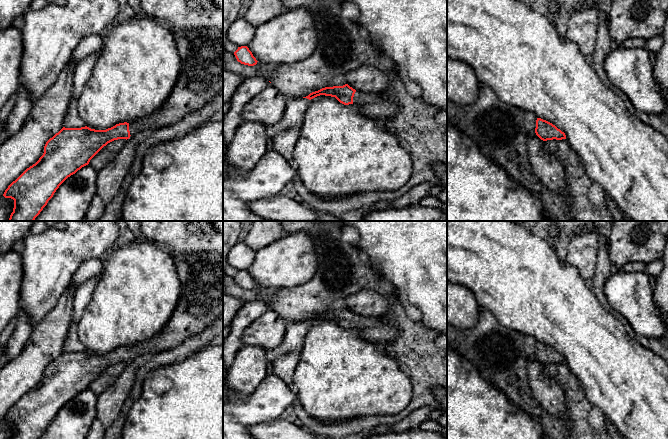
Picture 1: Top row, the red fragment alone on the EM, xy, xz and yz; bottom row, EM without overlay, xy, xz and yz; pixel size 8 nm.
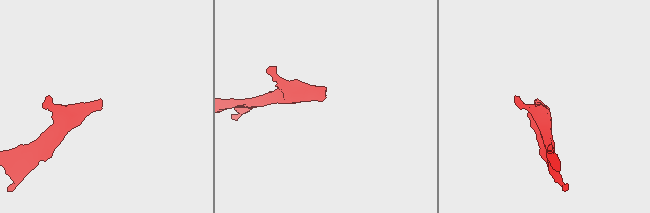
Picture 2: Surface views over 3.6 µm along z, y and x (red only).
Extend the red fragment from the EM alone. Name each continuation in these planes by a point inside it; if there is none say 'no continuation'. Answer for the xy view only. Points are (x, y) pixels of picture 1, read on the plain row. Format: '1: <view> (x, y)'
1: xy (200, 304)

